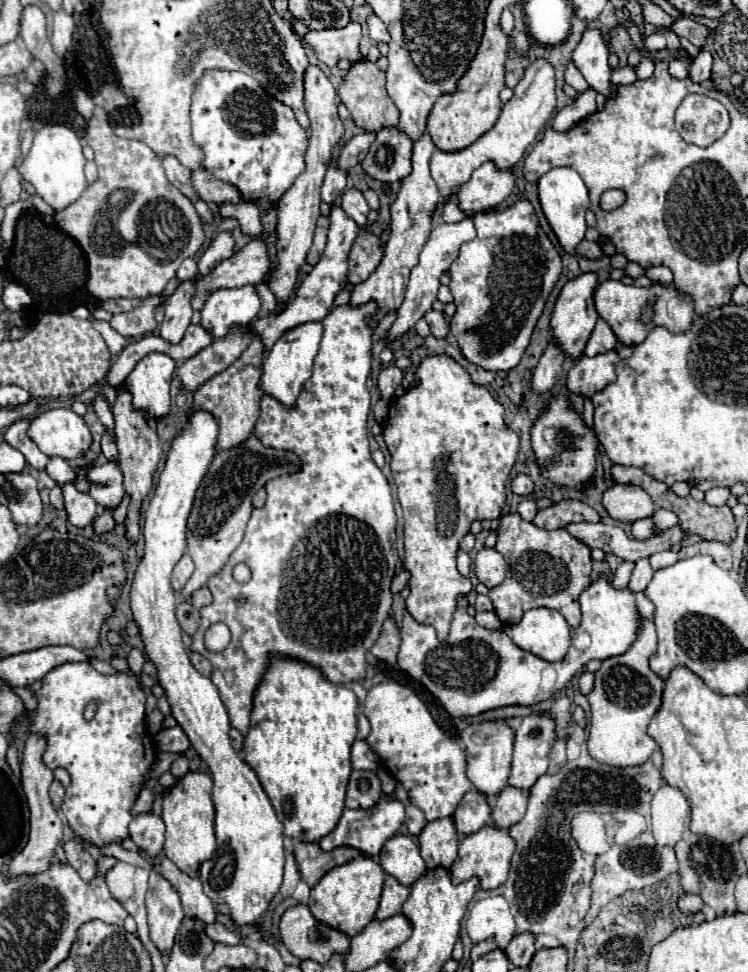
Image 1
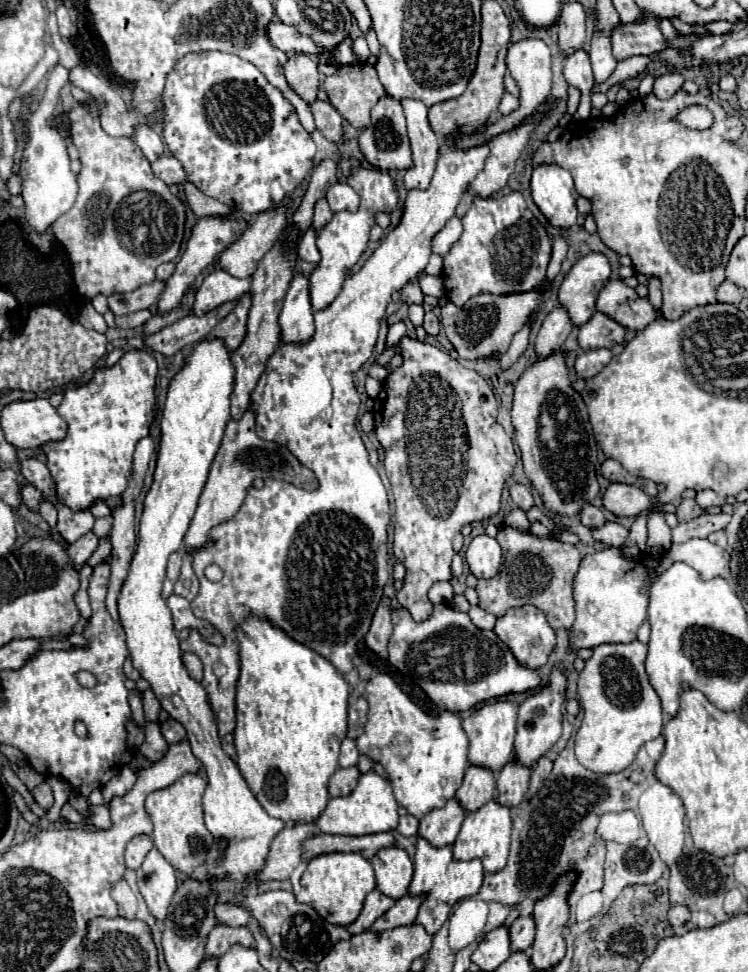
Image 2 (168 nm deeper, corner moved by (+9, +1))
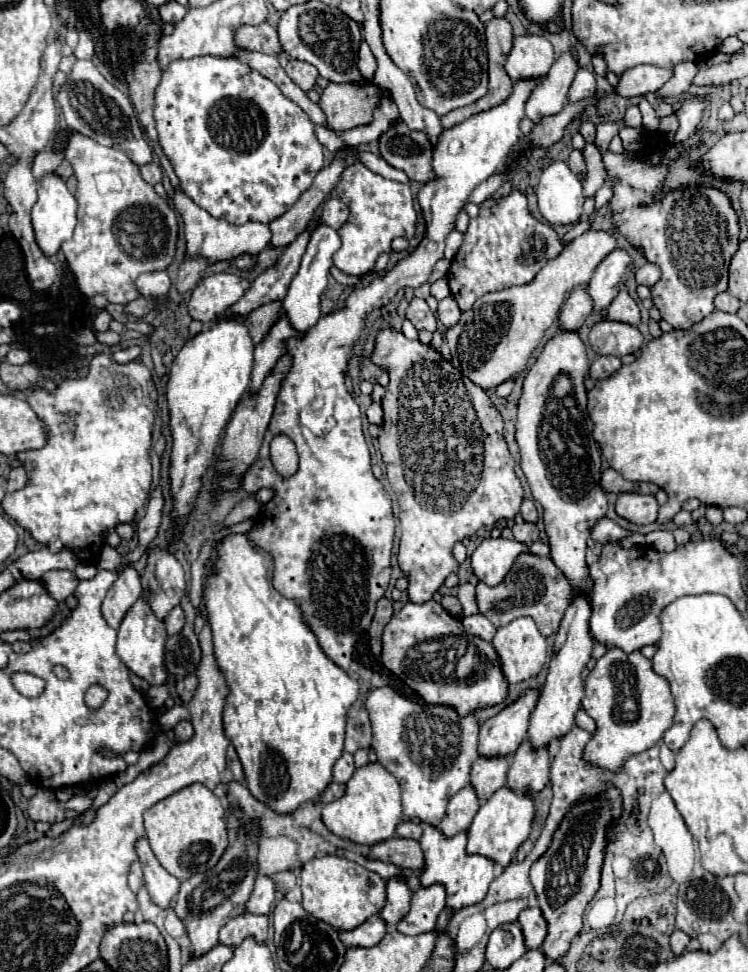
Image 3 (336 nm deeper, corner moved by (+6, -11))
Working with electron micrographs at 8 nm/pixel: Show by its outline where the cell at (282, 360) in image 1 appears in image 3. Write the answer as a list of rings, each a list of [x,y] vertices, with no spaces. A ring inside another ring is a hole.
[[[317,226],[313,232],[311,232],[311,240],[307,244],[307,250],[301,258],[301,266],[299,266],[299,272],[295,274],[295,278],[291,280],[291,286],[289,286],[289,292],[287,296],[283,298],[283,310],[287,312],[287,318],[291,322],[291,326],[299,332],[307,332],[311,326],[317,324],[317,320],[321,318],[321,310],[319,310],[319,302],[321,302],[321,296],[325,294],[327,290],[327,276],[329,276],[329,270],[333,266],[333,260],[331,256],[341,248],[341,238],[337,234],[337,230],[329,228],[329,226]]]

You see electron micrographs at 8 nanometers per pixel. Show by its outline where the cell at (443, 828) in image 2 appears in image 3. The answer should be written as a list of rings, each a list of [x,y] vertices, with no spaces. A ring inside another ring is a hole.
[[[471,784],[461,788],[455,796],[451,796],[447,804],[447,814],[441,820],[439,828],[443,834],[457,834],[459,830],[467,830],[479,810],[481,802],[477,798],[477,792]]]

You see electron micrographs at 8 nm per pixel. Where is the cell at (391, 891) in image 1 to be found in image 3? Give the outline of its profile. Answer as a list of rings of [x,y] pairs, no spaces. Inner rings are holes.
[[[371,916],[353,930],[341,930],[339,938],[347,948],[371,948],[383,938],[385,932],[387,932],[385,922],[379,916]]]

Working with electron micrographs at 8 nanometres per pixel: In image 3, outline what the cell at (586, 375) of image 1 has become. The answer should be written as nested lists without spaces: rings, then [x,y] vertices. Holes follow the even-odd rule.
[[[597,356],[591,364],[591,378],[603,380],[621,368],[621,358],[617,356]]]

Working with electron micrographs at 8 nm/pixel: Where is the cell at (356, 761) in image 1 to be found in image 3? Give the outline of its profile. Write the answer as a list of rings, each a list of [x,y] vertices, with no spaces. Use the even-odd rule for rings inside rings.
[[[343,752],[343,756],[335,762],[333,766],[333,780],[335,782],[347,782],[347,778],[351,778],[351,774],[355,772],[355,764],[353,764],[353,754]]]

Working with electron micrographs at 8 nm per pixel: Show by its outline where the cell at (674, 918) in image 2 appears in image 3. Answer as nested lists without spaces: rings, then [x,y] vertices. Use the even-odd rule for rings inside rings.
[[[675,930],[675,932],[671,934],[671,950],[673,950],[673,954],[675,954],[675,956],[683,954],[685,948],[687,948],[687,944],[689,944],[689,940],[691,940],[691,938],[689,938],[685,932]]]

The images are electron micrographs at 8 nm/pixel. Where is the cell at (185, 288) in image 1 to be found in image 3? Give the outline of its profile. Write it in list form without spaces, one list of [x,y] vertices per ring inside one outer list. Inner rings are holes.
[[[175,190],[171,196],[175,210],[181,214],[185,222],[185,238],[187,238],[187,250],[199,250],[199,254],[207,254],[207,258],[227,260],[235,258],[235,254],[243,254],[247,250],[249,254],[259,254],[269,242],[271,242],[271,230],[267,224],[261,222],[247,222],[247,224],[231,224],[221,218],[213,218],[207,210],[197,206],[189,196],[185,196],[181,190]]]

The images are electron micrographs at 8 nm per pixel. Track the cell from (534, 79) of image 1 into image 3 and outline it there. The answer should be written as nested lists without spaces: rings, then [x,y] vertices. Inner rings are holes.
[[[523,34],[515,36],[513,48],[505,62],[505,70],[511,80],[545,78],[553,62],[555,62],[553,46],[545,36]]]

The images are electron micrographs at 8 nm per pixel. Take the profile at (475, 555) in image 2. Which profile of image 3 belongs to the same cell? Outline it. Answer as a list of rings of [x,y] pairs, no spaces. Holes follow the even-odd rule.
[[[503,536],[487,538],[475,548],[471,556],[471,566],[481,582],[497,586],[505,578],[517,556],[525,552],[529,552],[529,548],[517,540],[509,540]]]

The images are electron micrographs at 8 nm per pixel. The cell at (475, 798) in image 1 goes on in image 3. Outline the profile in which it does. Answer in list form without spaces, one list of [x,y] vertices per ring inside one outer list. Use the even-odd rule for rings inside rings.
[[[479,756],[471,768],[471,784],[475,786],[479,800],[489,798],[507,784],[509,758],[507,756]]]

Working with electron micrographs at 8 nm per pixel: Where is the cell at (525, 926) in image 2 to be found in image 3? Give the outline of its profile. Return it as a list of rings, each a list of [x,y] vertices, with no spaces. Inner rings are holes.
[[[537,906],[525,908],[519,914],[519,924],[521,924],[523,934],[525,934],[525,946],[529,950],[539,948],[547,936],[547,922],[545,922],[541,910]]]

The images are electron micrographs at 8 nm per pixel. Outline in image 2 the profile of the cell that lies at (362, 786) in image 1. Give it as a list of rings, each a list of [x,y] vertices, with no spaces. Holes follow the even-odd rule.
[[[352,766],[352,768],[338,768],[332,778],[330,778],[330,784],[328,784],[328,792],[332,798],[336,796],[348,796],[356,784],[358,784],[358,778],[360,778],[360,770],[358,766]]]

